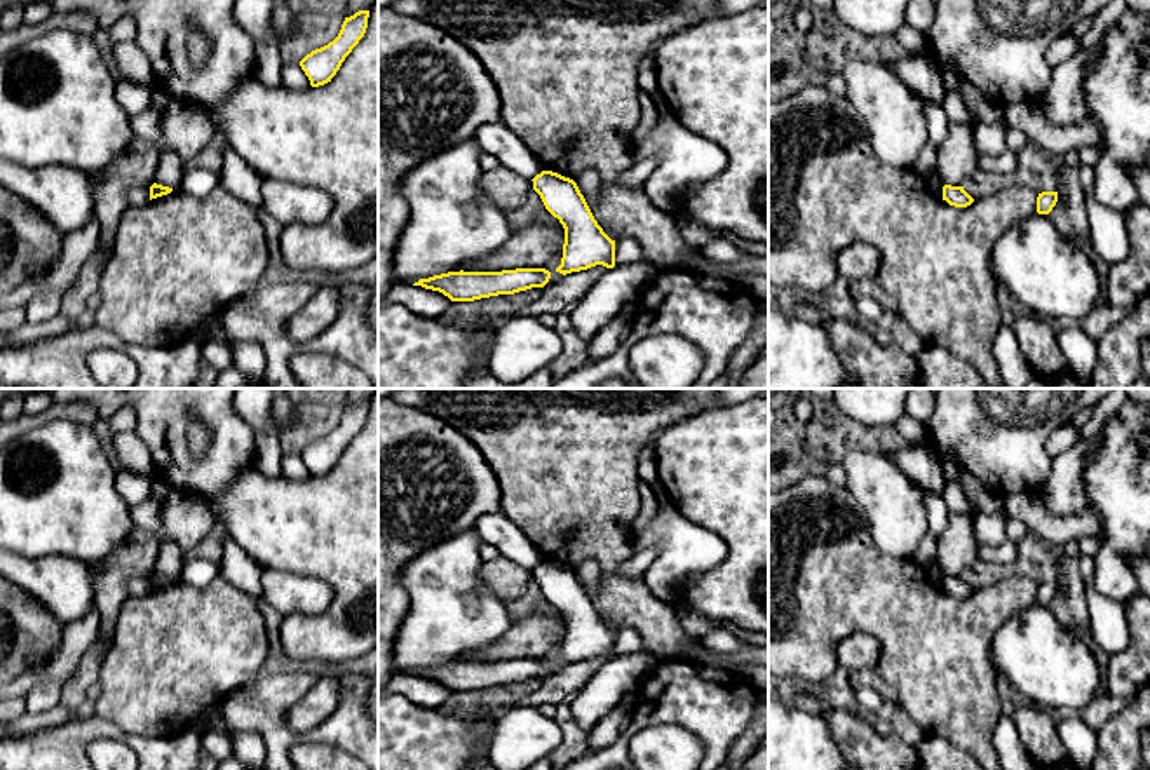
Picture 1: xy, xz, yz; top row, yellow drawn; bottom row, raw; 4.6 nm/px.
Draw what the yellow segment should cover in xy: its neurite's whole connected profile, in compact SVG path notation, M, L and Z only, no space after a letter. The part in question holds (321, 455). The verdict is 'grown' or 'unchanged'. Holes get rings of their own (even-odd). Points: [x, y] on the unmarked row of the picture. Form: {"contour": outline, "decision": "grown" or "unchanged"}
{"contour": "M359 401L354 406L345 408L342 420L333 432L312 441L300 451L300 456L308 467L312 477L331 472L345 448L364 427L368 408L369 401Z", "decision": "unchanged"}

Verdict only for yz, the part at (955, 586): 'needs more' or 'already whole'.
already whole

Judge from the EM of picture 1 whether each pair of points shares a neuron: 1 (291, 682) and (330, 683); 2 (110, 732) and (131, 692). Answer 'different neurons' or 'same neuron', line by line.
1: different neurons
2: different neurons

